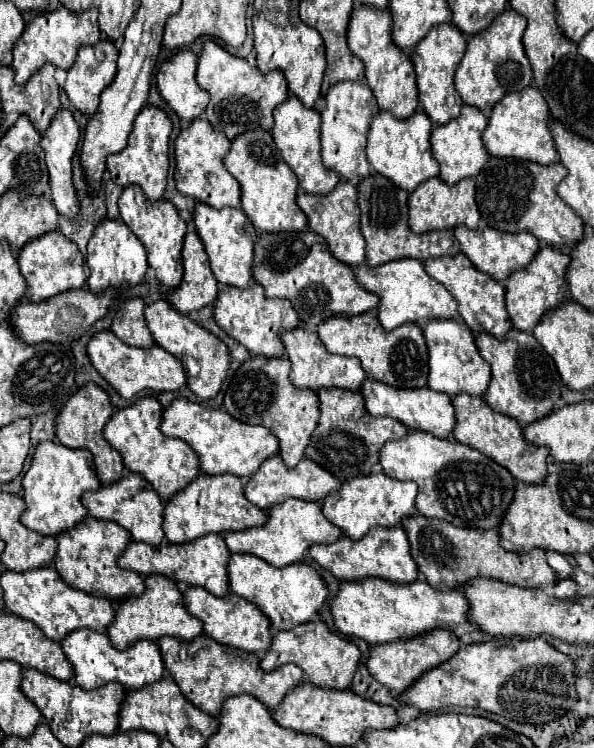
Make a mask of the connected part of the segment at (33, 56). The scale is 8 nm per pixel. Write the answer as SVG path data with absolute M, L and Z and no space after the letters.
M58 8L36 16L26 30L22 32L20 40L14 46L14 62L12 68L16 72L16 82L24 84L36 70L40 70L46 62L52 62L56 68L68 70L78 54L78 48L84 44L96 44L100 40L98 30L98 10L84 10L84 12L70 12L66 8Z

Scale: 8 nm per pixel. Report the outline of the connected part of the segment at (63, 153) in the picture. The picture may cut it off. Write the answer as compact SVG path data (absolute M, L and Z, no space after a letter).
M60 108L56 112L56 116L52 118L50 126L42 132L42 140L40 140L40 146L44 148L46 152L46 166L48 166L48 174L50 174L50 190L52 190L52 204L54 208L58 210L58 214L62 216L68 216L68 218L74 218L76 212L78 212L78 200L76 200L76 192L72 188L72 174L70 174L70 158L72 154L76 152L76 146L78 146L78 140L80 140L80 130L78 130L78 124L72 116L70 110L66 108Z

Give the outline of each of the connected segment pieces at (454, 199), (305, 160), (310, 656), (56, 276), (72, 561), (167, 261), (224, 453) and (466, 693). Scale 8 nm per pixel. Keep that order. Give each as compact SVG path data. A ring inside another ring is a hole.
M430 178L422 182L410 196L408 196L408 226L414 234L428 232L428 230L442 230L442 228L454 228L458 224L464 224L472 230L478 228L480 214L476 210L474 200L476 188L472 178L464 178L454 186L442 184L440 178Z
M290 96L274 110L274 128L272 128L274 144L278 146L284 162L298 178L298 186L308 194L328 194L340 182L338 172L326 168L320 158L320 112L314 108L306 108L296 96Z
M312 618L310 622L304 622L292 630L276 632L272 638L272 648L268 648L268 652L260 660L260 668L274 670L276 666L296 664L302 668L302 672L308 676L308 680L314 686L346 690L352 682L358 660L360 660L360 650L352 642L328 630L328 626L320 618Z
M48 232L44 236L38 236L22 246L18 252L18 266L26 280L26 292L24 296L30 302L44 302L60 292L82 288L86 282L84 274L84 258L74 242L64 238L60 232Z
M86 516L74 528L58 534L58 548L56 548L56 556L54 556L54 566L60 574L60 578L76 590L88 592L98 598L108 598L108 600L134 598L136 594L144 592L142 576L116 566L116 560L124 552L128 542L130 542L130 534L124 532L114 522Z
M130 184L124 188L120 200L120 218L126 222L126 226L138 236L138 240L144 244L148 252L148 266L154 270L158 282L164 288L176 288L182 278L182 262L180 262L180 250L182 250L182 240L186 234L186 222L178 216L178 210L174 208L172 202L168 200L148 200L140 186Z
M174 398L170 406L162 410L160 432L184 440L196 452L204 474L230 472L238 478L250 478L258 470L260 462L276 454L276 438L268 432L268 428L236 422L230 414L224 414L224 410L212 410L186 398Z
M494 638L482 644L462 646L450 660L440 666L424 672L412 686L408 686L400 694L400 702L408 706L416 706L420 712L442 710L442 706L462 706L462 708L482 708L486 712L494 712L504 716L506 720L520 724L544 724L558 716L562 716L576 702L576 686L572 680L574 662L572 658L560 654L542 638L520 640L520 638Z

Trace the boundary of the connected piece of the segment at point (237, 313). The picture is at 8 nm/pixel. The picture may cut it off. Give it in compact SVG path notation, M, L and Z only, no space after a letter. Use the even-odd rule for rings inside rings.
M250 286L250 288L224 288L216 302L214 302L214 320L216 324L234 340L238 340L242 346L248 348L250 354L256 356L282 356L284 346L280 342L280 334L284 330L292 330L298 326L296 310L292 310L290 302L284 300L270 300L264 298L264 290L260 286Z

